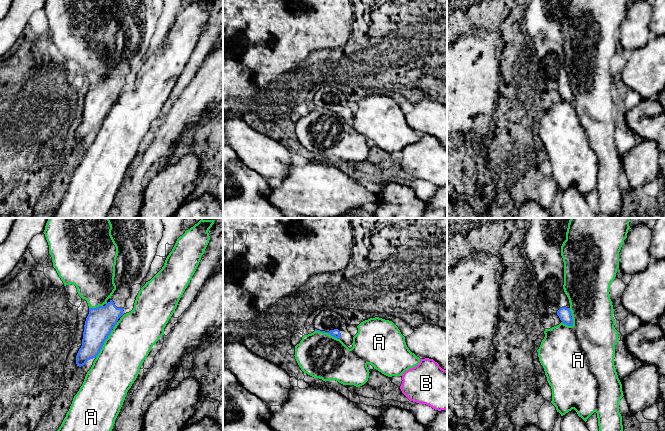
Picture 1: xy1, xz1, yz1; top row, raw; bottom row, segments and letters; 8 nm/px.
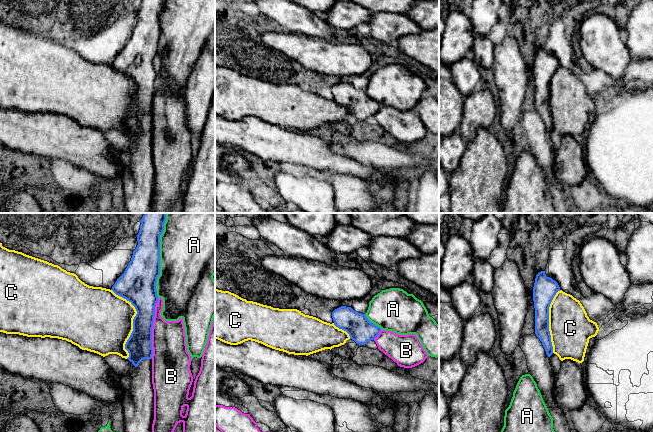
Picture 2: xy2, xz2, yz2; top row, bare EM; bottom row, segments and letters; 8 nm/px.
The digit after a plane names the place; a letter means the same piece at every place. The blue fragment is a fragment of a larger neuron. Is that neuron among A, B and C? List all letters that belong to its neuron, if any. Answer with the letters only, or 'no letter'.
no letter

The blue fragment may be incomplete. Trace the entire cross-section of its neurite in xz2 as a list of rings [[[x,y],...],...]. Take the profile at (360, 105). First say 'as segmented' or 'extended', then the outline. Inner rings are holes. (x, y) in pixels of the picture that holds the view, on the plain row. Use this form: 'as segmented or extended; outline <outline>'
as segmented; outline [[[341,82],[332,88],[334,101],[346,107],[350,115],[359,121],[374,116],[381,104],[371,99],[365,90],[354,87],[351,83]]]

